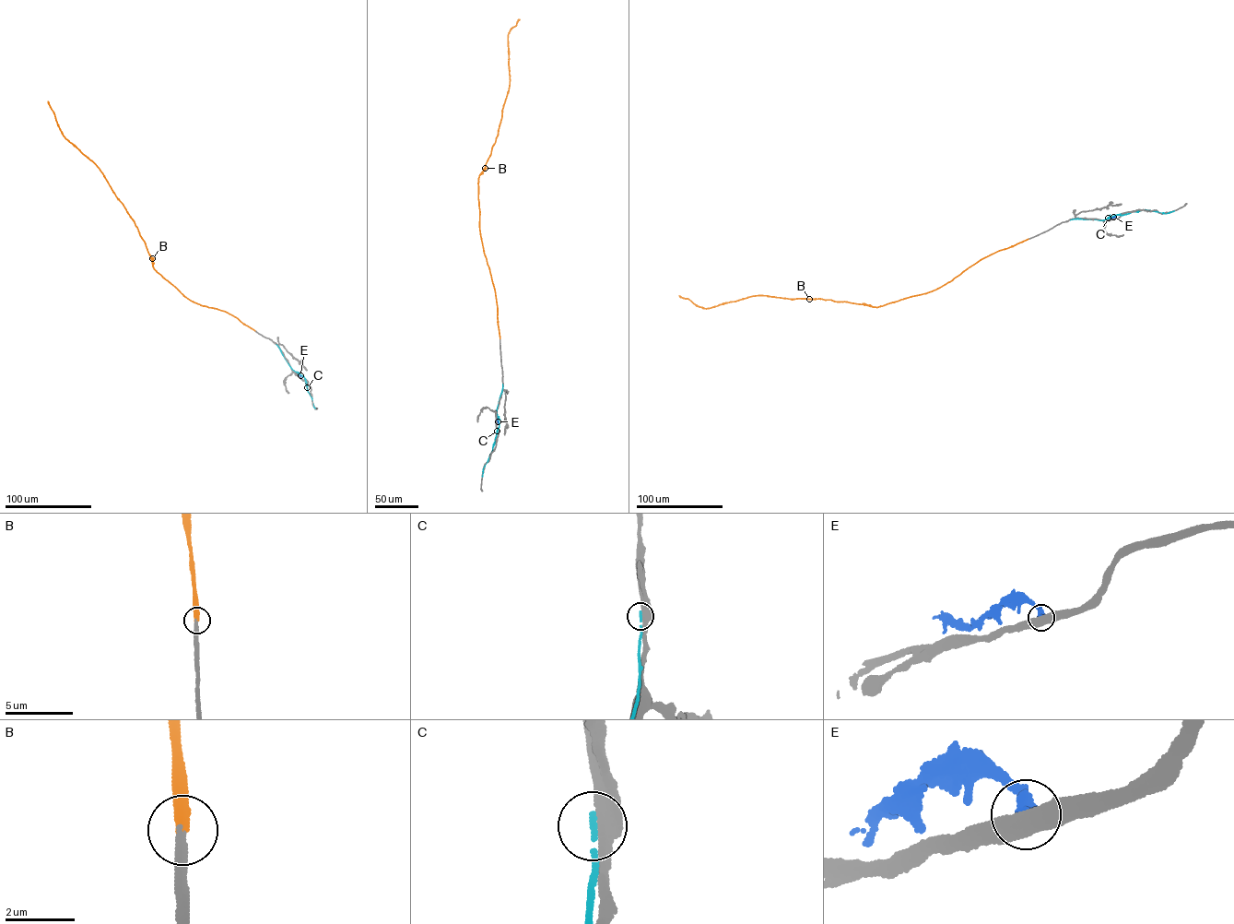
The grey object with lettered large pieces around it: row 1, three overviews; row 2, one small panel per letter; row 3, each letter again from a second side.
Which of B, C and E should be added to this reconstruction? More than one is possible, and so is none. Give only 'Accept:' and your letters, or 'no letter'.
Accept: B

